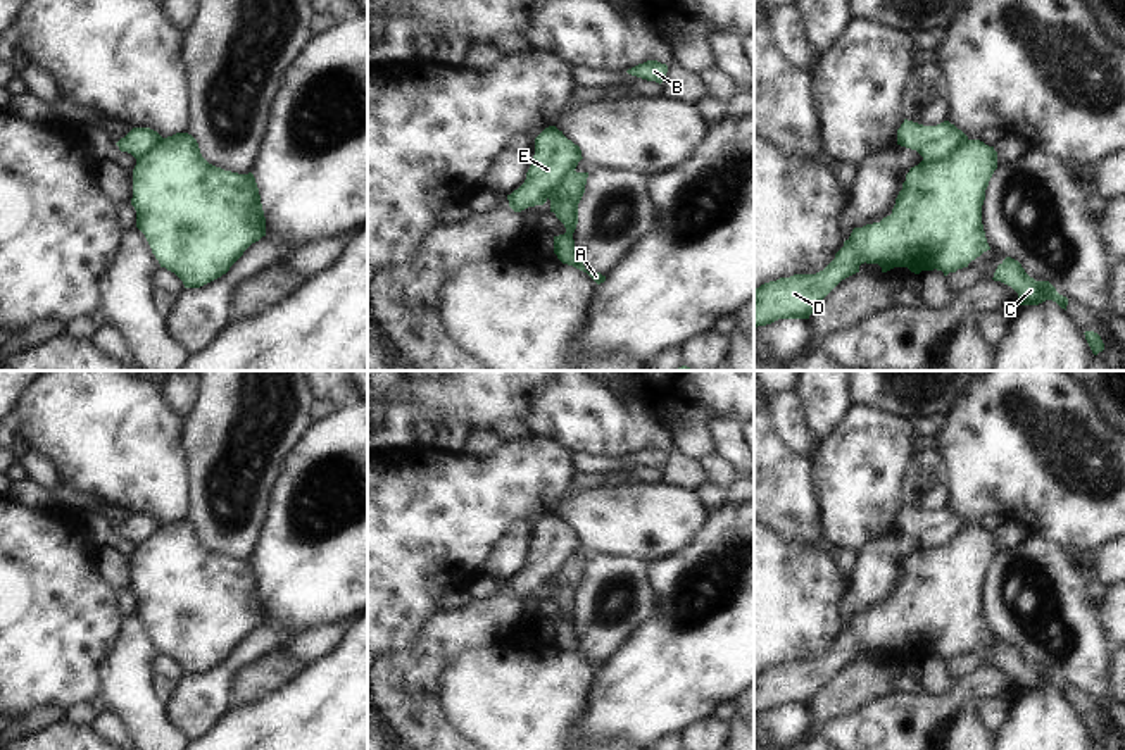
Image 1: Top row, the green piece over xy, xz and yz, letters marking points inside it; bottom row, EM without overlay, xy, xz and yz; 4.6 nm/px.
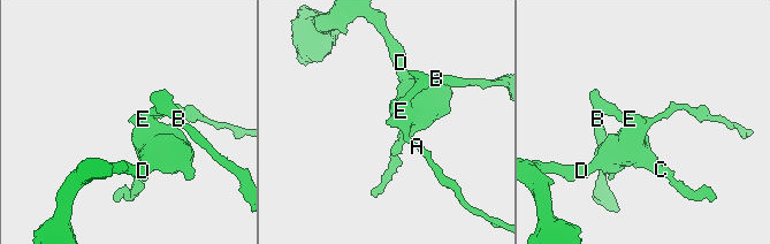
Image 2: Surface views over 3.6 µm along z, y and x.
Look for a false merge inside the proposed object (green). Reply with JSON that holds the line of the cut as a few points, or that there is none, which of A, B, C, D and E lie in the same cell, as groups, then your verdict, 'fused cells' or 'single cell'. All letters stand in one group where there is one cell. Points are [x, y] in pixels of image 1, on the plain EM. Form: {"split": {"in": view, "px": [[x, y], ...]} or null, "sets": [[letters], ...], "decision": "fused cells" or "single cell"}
{"split": {"in": "yz", "px": [[967, 524], [948, 543], [934, 549], [923, 547]]}, "sets": [["A", "C", "D"], ["B", "E"]], "decision": "fused cells"}

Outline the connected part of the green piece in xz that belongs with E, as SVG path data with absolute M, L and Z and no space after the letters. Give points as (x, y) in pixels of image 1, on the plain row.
M556 512L545 514L535 524L533 548L525 569L507 581L509 593L521 598L528 593L544 591L547 584L575 559L581 547L581 536Z

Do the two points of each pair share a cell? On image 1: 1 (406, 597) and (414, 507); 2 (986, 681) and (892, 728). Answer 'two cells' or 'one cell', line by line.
1: one cell
2: one cell

